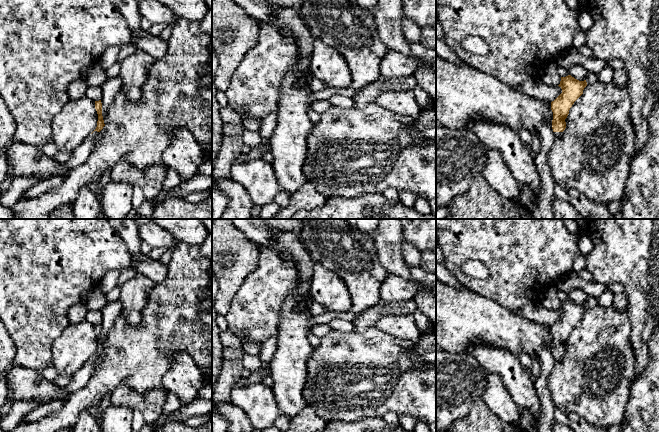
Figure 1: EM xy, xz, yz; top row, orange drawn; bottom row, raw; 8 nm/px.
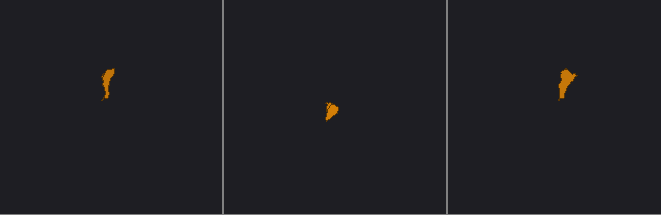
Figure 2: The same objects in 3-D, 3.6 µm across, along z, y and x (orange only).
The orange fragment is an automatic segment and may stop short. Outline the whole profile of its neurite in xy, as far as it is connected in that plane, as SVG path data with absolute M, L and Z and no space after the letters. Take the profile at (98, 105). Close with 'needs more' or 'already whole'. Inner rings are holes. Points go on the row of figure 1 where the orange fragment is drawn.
M101 100L95 101L95 109L98 114L98 121L96 129L86 138L86 140L73 151L69 160L65 163L65 166L69 169L76 168L83 164L90 156L95 146L95 139L98 133L105 126L102 116L102 103Z | needs more

